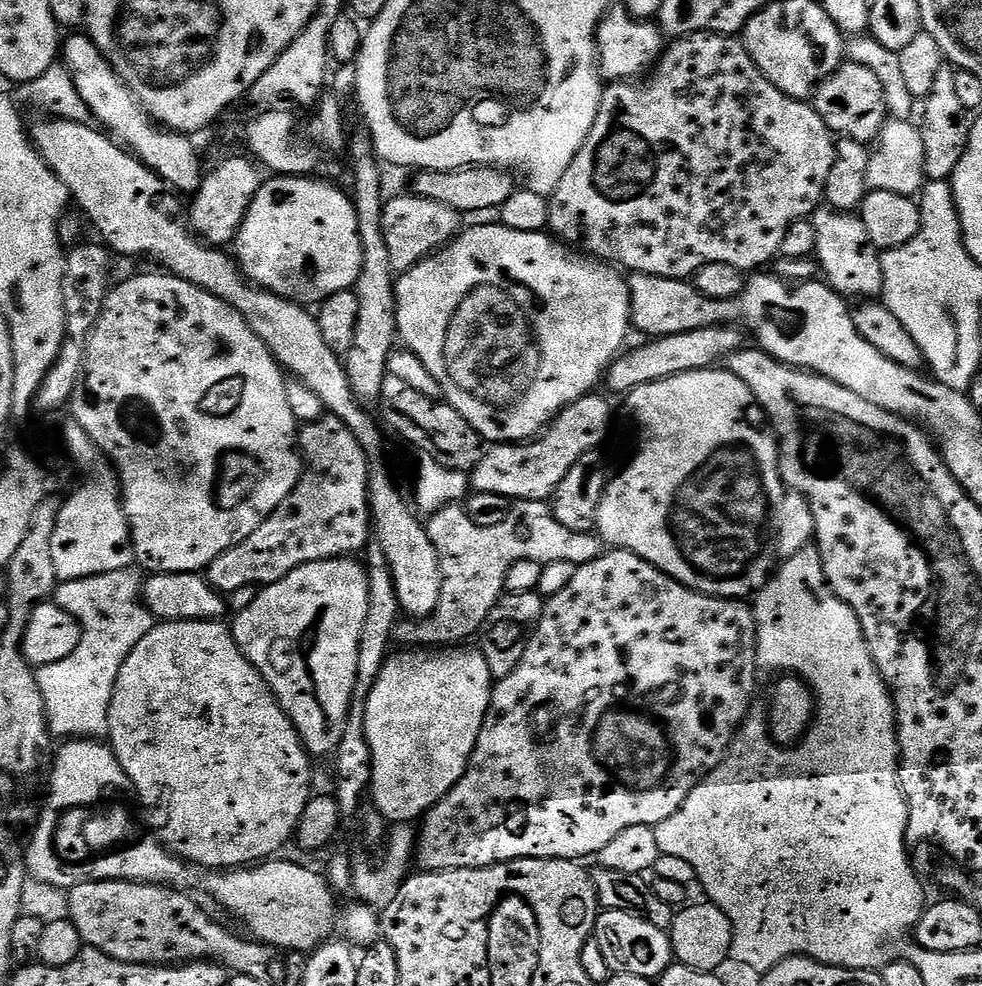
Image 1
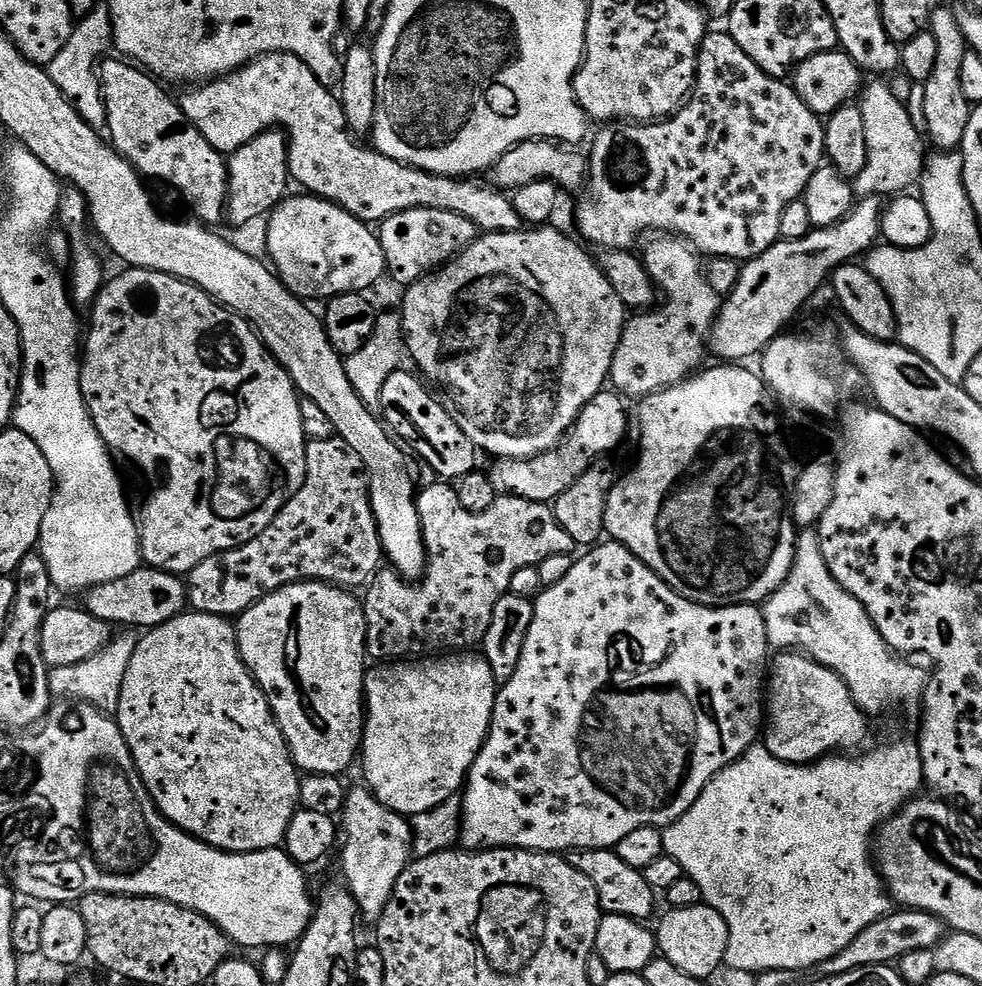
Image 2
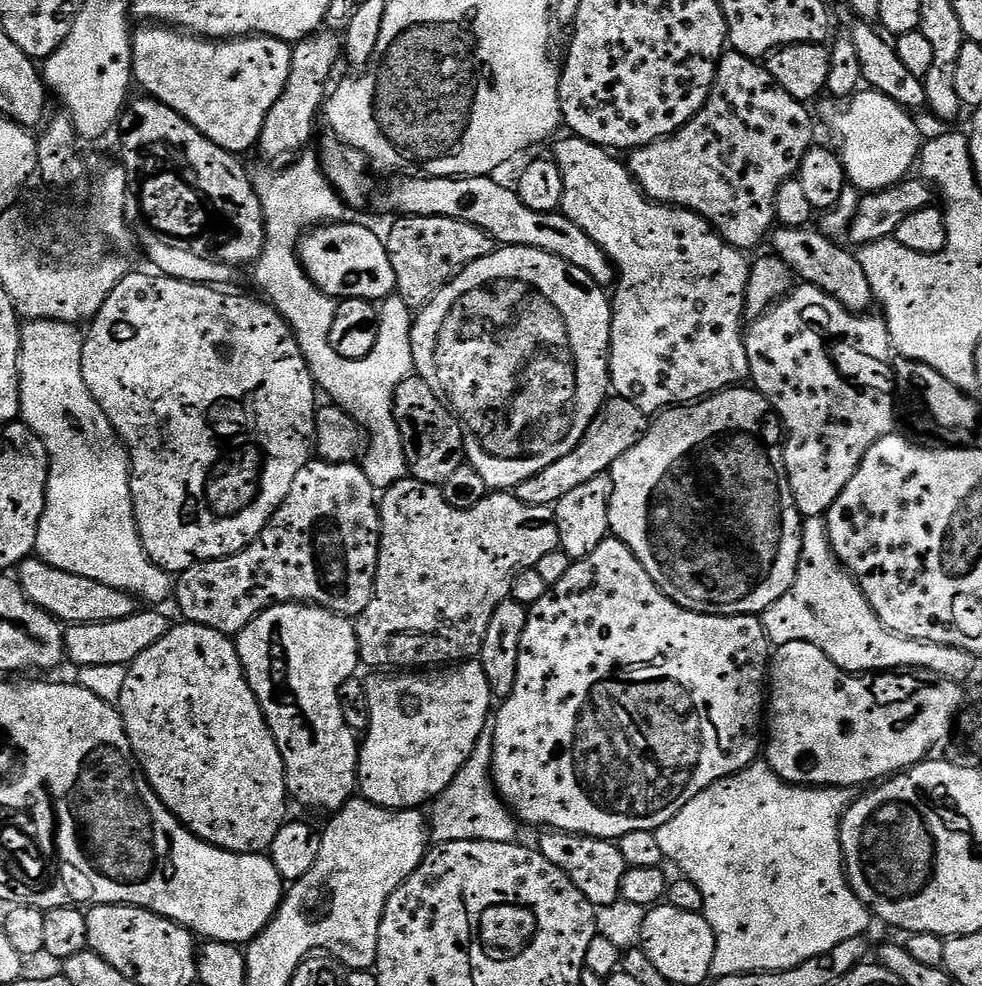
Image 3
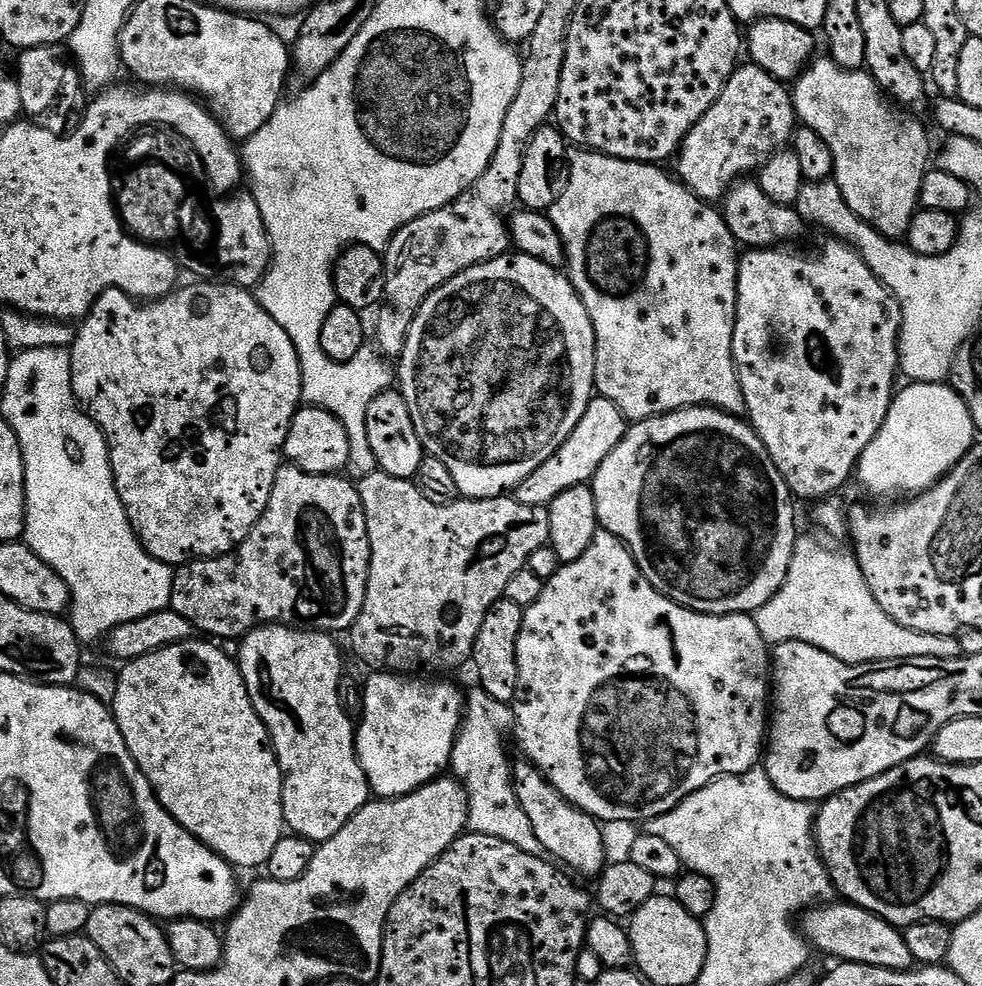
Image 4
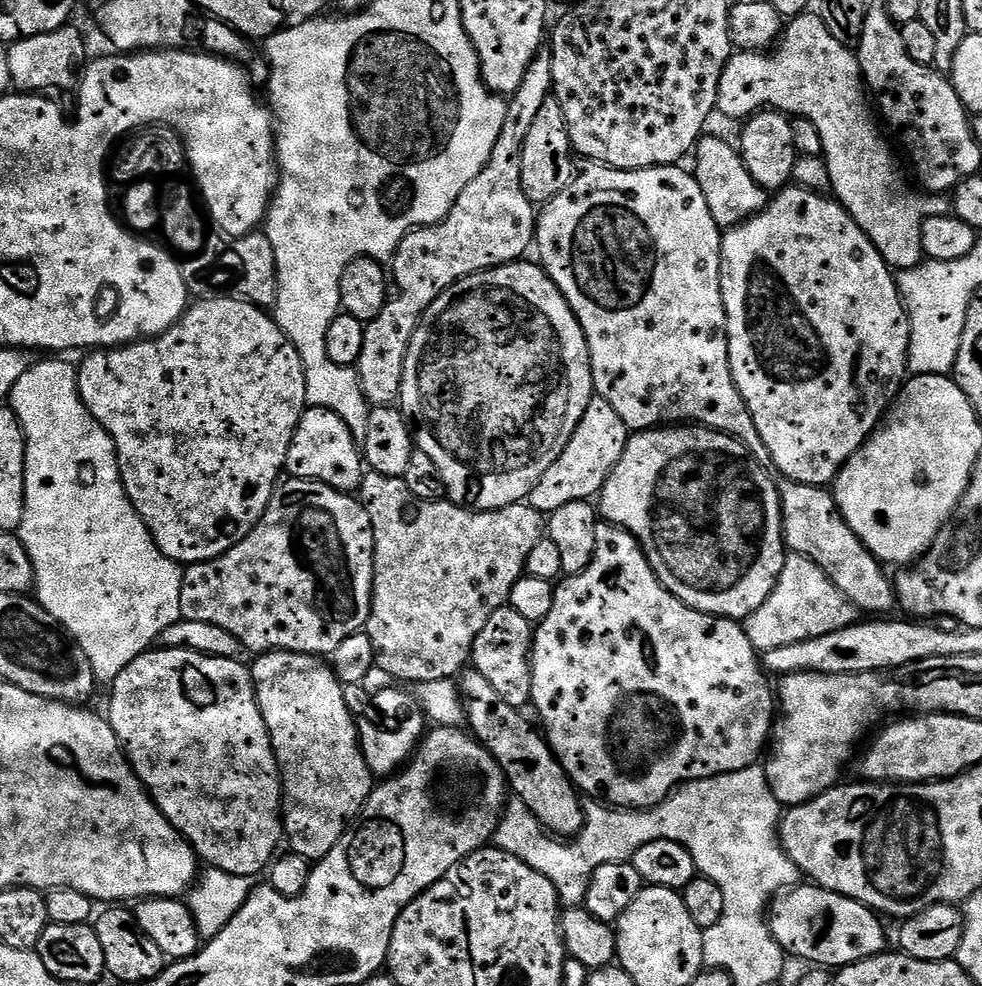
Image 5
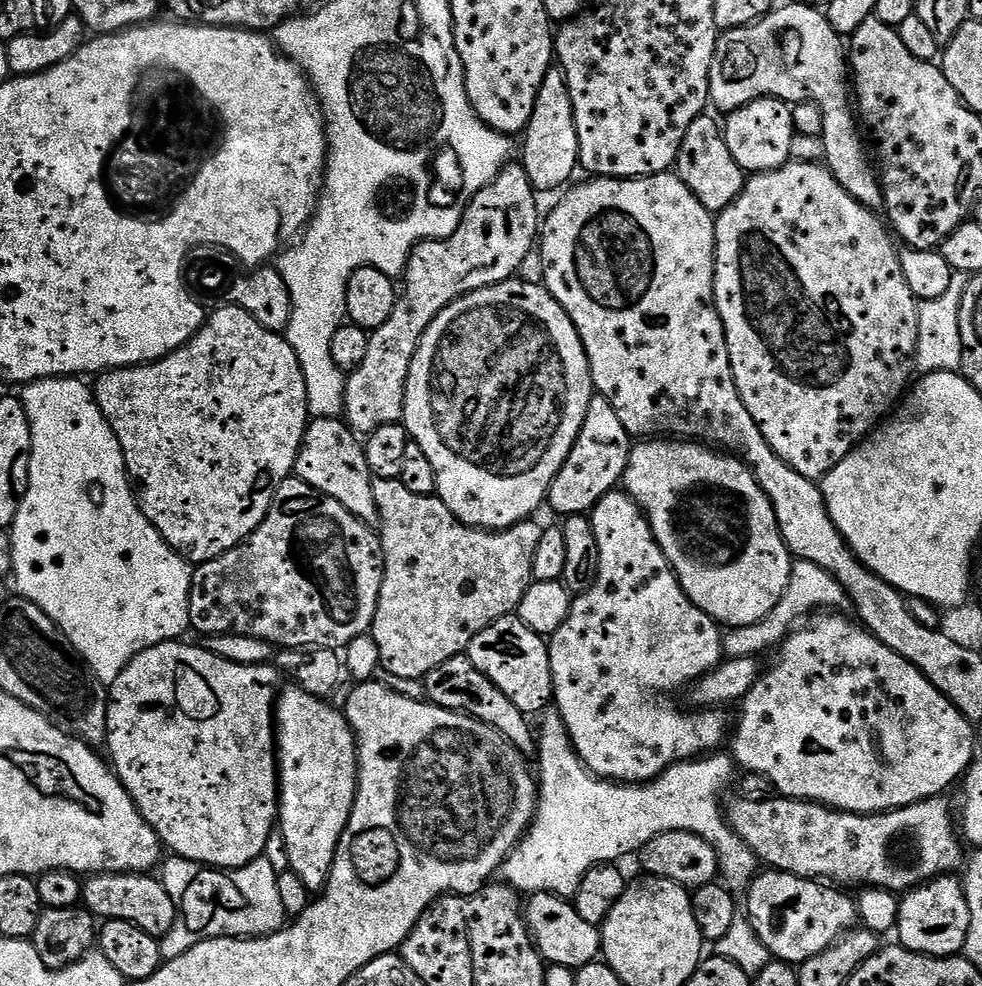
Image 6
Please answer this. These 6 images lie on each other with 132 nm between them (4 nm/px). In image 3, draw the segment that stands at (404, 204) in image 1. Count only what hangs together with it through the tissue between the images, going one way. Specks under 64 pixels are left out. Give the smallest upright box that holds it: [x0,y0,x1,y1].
[386,216,494,306]

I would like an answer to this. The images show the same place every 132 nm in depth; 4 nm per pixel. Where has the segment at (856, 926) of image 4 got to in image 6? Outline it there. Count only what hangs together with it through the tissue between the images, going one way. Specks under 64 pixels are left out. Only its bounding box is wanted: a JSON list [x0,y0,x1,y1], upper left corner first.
[746,870,857,966]

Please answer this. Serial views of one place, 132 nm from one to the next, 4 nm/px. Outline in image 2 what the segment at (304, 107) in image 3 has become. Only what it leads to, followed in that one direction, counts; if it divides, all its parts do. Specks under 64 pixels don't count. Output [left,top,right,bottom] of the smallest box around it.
[226,130,290,224]

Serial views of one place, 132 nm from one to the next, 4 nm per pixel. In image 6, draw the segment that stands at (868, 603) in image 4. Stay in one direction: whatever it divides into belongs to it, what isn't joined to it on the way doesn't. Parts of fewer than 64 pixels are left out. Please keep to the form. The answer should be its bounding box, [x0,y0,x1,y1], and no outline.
[723,559,849,658]

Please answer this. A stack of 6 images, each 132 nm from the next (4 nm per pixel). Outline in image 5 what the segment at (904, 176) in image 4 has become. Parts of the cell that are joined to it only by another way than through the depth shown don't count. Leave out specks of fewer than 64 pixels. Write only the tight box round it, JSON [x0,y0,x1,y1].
[716,14,937,272]

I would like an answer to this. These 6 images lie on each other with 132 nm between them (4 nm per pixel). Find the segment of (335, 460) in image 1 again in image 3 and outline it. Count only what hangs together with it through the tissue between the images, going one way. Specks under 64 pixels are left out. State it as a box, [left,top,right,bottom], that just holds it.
[174,458,380,637]

